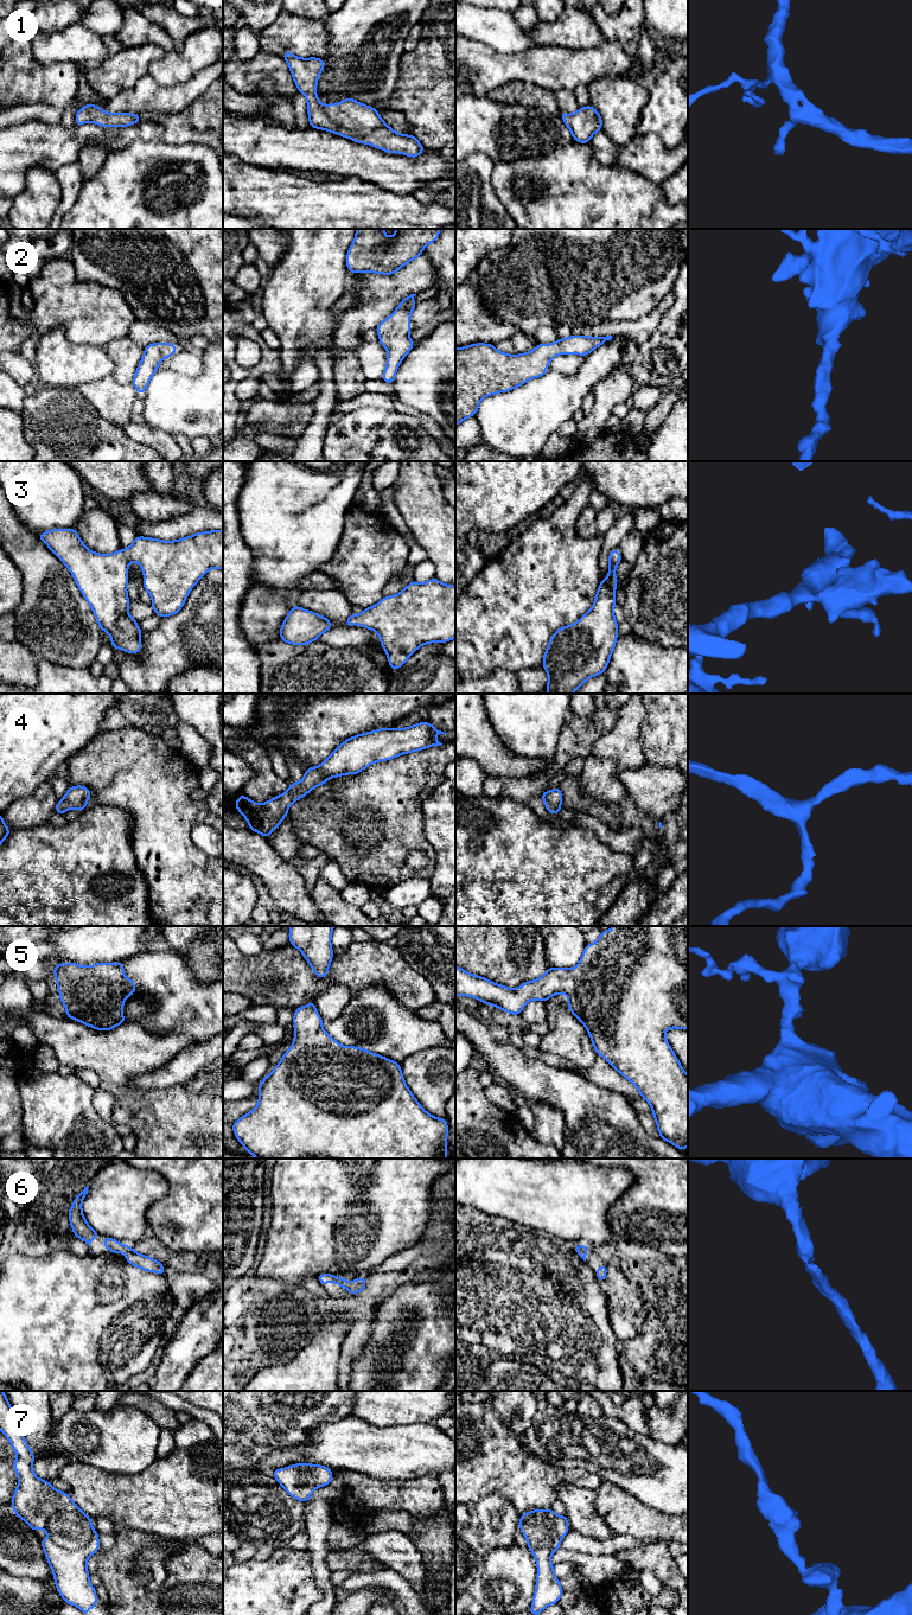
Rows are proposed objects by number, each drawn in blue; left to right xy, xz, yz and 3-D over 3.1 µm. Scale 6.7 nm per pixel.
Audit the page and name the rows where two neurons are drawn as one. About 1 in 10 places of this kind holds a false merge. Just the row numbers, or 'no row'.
no row

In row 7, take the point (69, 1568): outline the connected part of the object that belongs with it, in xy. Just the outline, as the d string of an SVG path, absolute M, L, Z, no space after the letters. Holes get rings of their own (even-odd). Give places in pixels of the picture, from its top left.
M2 1391L0 1430L17 1454L13 1469L19 1482L11 1500L14 1514L27 1523L32 1531L42 1527L47 1533L49 1538L42 1539L40 1544L53 1572L57 1591L65 1603L89 1615L91 1607L100 1606L87 1570L88 1558L100 1550L98 1532L93 1530L90 1517L77 1507L68 1493L37 1477L32 1469L36 1456Z

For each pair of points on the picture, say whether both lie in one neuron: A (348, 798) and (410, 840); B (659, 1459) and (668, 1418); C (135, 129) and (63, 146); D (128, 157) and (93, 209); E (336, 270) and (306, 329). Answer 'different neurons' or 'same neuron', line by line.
A: same neuron
B: different neurons
C: same neuron
D: same neuron
E: same neuron

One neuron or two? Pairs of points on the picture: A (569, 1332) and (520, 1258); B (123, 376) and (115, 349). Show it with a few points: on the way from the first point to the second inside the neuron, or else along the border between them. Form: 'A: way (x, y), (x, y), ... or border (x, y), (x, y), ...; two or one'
A: way (552, 1314), (524, 1284), (522, 1276); one
B: way (123, 369), (122, 356); one

